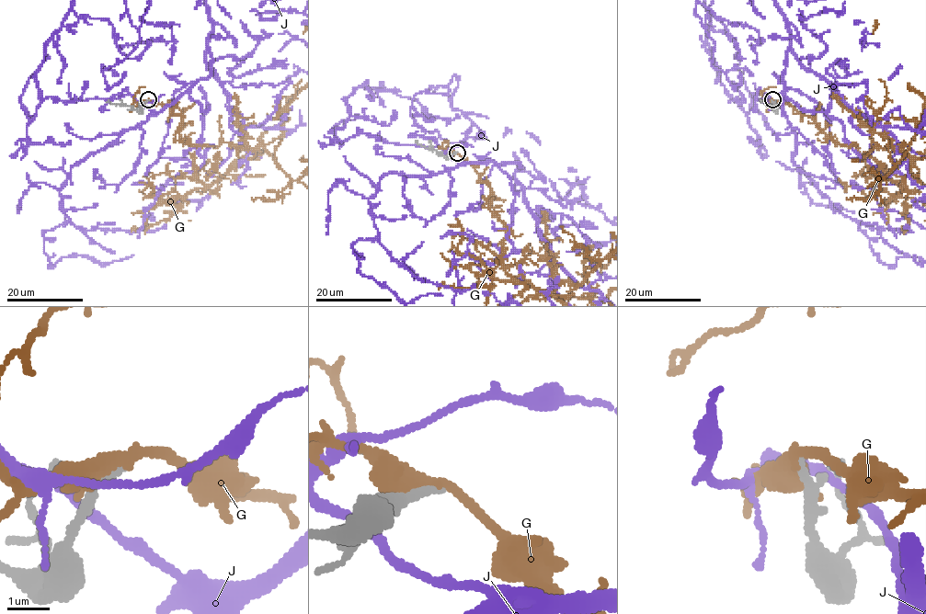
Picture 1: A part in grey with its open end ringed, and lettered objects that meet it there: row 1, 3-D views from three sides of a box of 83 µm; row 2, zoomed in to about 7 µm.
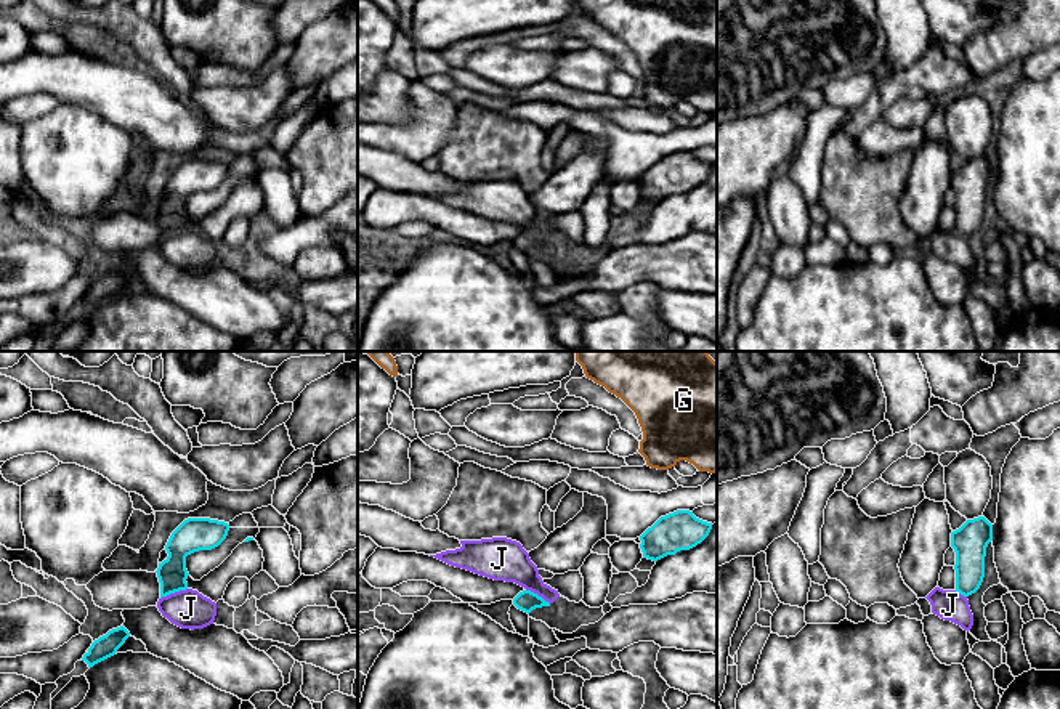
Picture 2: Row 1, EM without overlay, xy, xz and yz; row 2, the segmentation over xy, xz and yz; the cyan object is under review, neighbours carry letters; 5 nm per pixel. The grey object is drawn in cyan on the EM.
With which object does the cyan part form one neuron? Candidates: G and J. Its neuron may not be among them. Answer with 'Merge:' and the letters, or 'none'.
Merge: none

